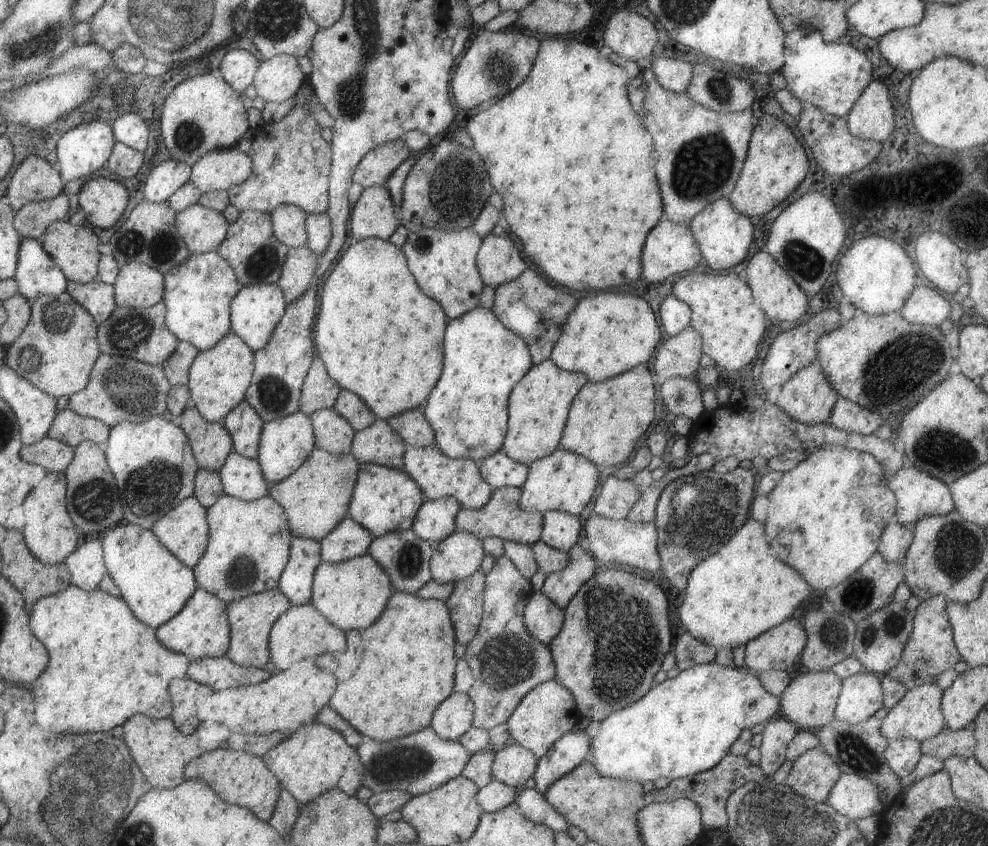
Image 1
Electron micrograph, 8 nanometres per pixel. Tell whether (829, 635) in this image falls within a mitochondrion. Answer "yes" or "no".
yes

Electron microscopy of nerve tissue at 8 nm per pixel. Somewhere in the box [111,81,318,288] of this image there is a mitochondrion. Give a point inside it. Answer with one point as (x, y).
(161, 248)

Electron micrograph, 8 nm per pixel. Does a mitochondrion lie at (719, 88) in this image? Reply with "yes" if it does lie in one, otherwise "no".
yes

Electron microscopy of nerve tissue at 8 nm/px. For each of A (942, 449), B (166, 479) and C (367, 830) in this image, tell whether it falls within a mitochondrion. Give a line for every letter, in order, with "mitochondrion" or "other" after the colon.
A: mitochondrion
B: mitochondrion
C: other

